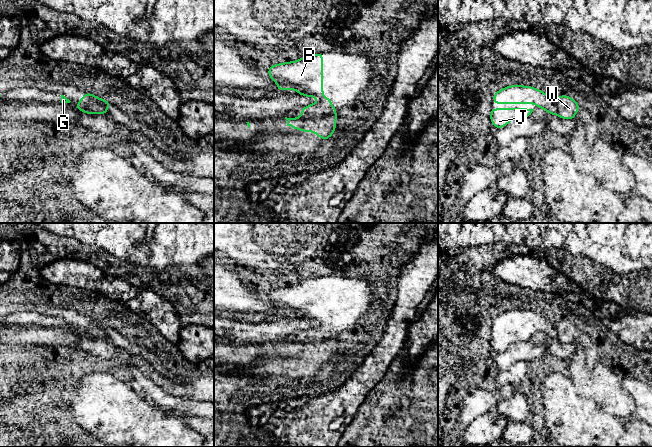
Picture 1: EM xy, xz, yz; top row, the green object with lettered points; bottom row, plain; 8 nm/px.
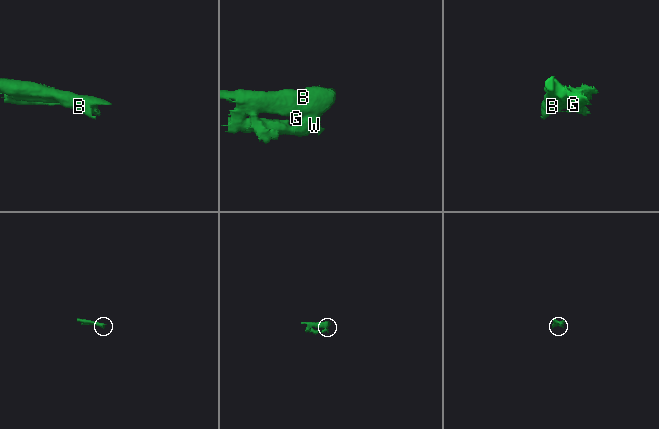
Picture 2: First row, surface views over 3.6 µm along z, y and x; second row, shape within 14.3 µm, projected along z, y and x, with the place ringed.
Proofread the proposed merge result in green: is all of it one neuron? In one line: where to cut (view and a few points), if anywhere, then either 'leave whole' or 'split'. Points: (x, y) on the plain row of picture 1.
cut xz (335, 336), (323, 340), (304, 339); split

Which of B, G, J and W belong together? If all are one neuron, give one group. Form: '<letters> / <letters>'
B G J / W

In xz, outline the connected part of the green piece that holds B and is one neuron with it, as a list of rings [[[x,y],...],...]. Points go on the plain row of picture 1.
[[[323,276],[272,289],[267,297],[278,308],[277,315],[293,313],[301,320],[315,320],[319,323],[317,328],[300,332],[299,335],[304,339],[324,341],[338,335],[332,330],[332,323],[323,320]]]

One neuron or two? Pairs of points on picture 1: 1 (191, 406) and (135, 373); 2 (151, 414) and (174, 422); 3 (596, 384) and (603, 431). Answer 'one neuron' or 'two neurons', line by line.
1: one neuron
2: one neuron
3: one neuron

